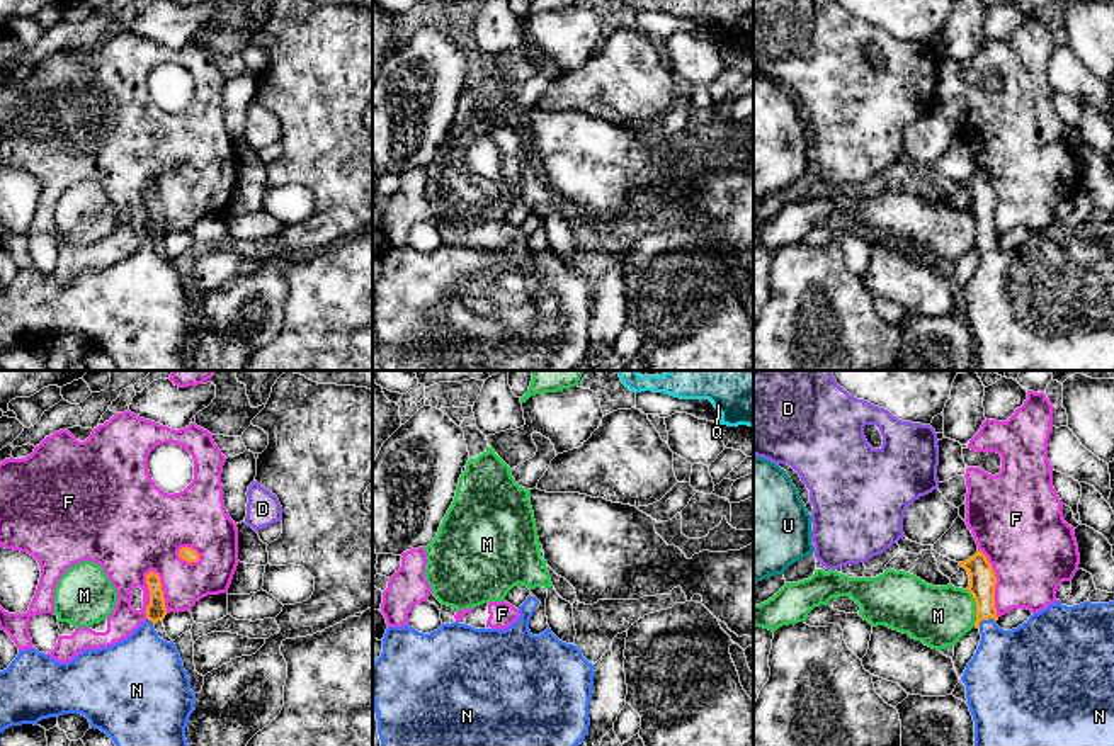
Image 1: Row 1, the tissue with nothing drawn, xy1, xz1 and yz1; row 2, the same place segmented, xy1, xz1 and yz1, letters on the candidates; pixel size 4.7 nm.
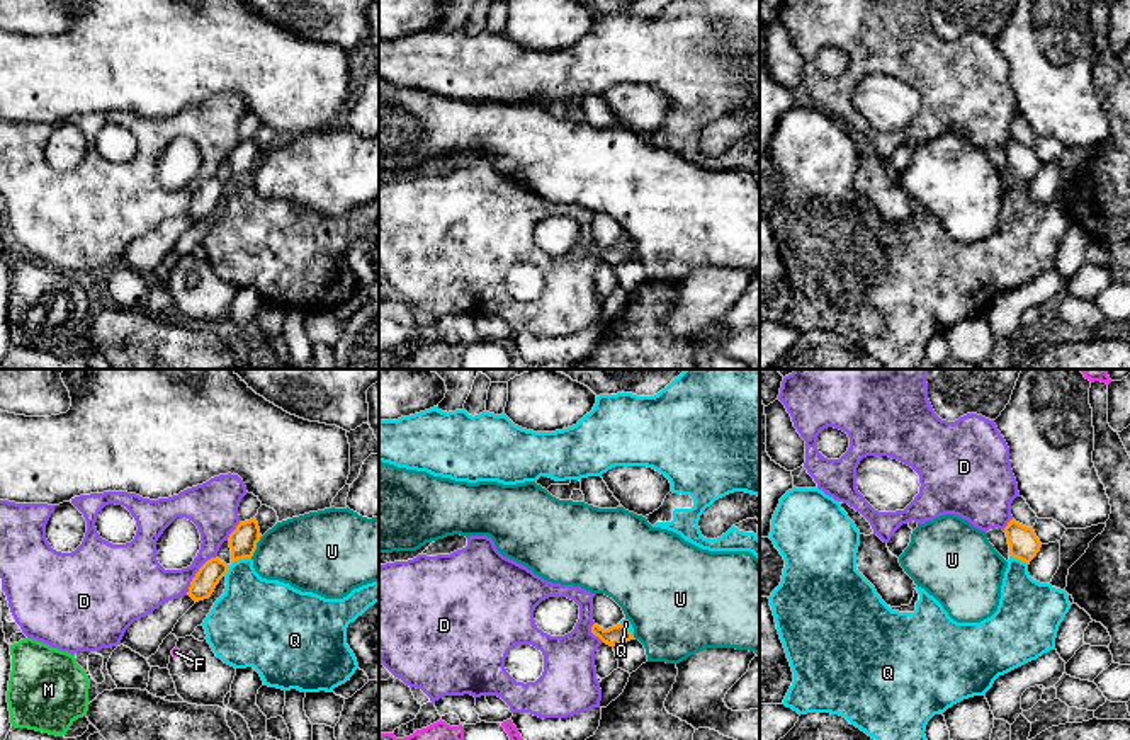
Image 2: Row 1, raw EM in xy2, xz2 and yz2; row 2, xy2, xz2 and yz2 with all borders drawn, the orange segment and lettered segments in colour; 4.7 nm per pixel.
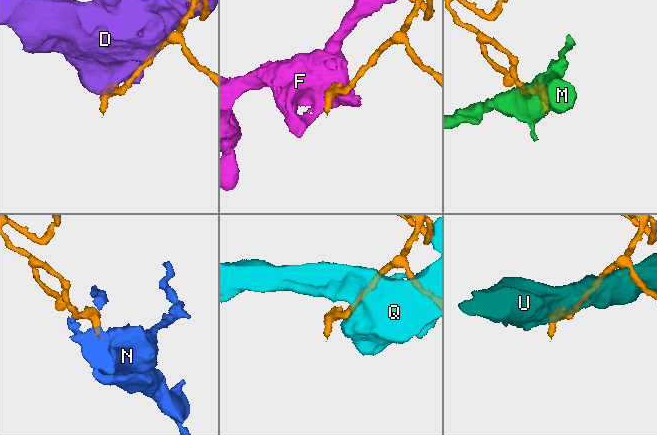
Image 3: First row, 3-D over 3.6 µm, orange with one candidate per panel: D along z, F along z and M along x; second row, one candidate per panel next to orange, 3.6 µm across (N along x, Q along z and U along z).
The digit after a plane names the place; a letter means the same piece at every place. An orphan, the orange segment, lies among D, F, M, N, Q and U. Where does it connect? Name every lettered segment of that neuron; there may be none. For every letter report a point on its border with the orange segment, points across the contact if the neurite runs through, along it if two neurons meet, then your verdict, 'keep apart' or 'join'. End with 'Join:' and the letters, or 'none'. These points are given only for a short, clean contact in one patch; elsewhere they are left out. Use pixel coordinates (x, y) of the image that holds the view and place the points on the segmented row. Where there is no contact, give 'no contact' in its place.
D: xy2 (197, 572) | keep apart
F: xy1 (150, 593) | keep apart
M: yz1 (977, 609) | along yz1 (966, 590), (975, 602), (975, 626) | keep apart
N: yz1 (985, 619) | across yz1 (982, 576), (985, 619), (1007, 666) | join
Q: xy2 (235, 560) | keep apart
U: xy2 (255, 546) | keep apart
Join: N

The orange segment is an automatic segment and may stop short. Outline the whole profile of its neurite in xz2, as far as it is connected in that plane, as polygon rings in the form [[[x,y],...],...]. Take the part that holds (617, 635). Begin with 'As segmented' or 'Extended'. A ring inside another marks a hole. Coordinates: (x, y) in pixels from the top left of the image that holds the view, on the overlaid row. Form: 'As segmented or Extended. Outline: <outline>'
As segmented. Outline: [[[593,624],[591,633],[610,646],[619,646],[634,640],[634,635],[629,629],[625,629],[622,624],[612,626],[608,629]]]

